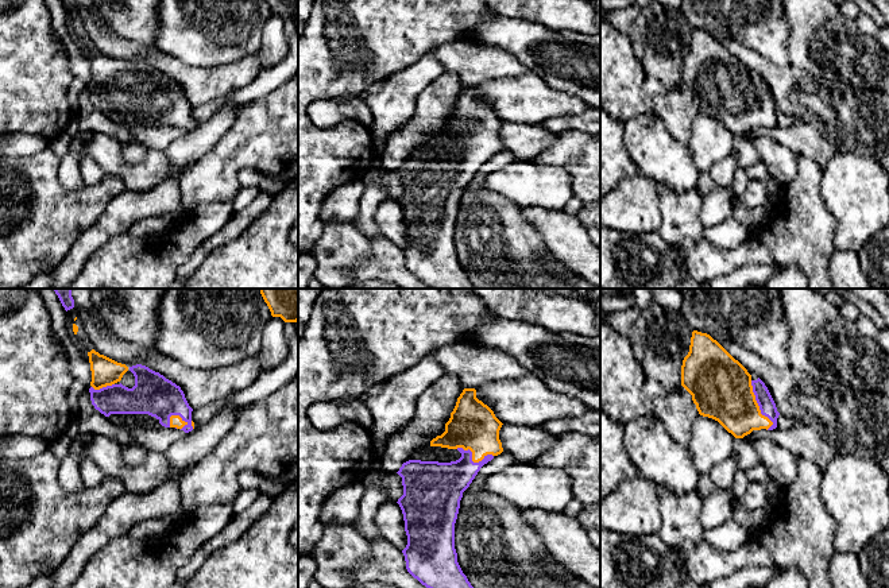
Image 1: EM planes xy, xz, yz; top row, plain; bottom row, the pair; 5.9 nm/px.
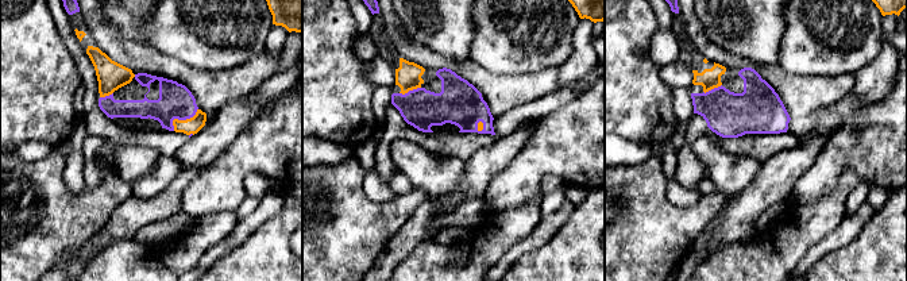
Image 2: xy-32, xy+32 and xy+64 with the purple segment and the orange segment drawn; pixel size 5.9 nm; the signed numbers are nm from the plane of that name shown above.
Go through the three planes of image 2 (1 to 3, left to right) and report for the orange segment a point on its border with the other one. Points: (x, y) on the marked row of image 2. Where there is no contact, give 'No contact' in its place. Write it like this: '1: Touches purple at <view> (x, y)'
1: Touches purple at xy-32 (181, 119)
2: Touches purple at xy+32 (409, 91)
3: Touches purple at xy+64 (711, 89)

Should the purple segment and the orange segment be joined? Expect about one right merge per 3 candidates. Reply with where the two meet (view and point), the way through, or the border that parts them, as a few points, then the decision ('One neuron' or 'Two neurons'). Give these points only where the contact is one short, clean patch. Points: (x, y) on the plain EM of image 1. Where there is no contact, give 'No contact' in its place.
Touches purple at yz (758, 103). One neuron

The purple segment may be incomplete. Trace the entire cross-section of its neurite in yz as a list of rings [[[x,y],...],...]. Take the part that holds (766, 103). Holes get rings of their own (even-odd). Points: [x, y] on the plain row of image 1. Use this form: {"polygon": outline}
{"polygon": [[[692,30],[689,50],[681,63],[681,84],[692,93],[700,113],[718,119],[735,136],[743,136],[753,128],[777,125],[780,111],[765,81],[759,76],[753,78],[747,67],[707,31]]]}

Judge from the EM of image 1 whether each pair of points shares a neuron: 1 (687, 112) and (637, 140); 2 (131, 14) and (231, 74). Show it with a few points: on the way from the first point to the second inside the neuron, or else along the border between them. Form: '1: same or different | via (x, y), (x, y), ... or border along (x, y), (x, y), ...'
1: different | border along (652, 111), (667, 130), (685, 144)
2: different | border along (126, 38), (157, 47)

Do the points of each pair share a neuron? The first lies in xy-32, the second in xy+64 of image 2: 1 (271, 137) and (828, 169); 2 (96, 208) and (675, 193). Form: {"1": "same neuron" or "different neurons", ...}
{"1": "same neuron", "2": "different neurons"}

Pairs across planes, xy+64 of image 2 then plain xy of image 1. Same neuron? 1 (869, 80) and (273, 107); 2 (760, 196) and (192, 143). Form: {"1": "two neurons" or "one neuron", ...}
{"1": "two neurons", "2": "one neuron"}

